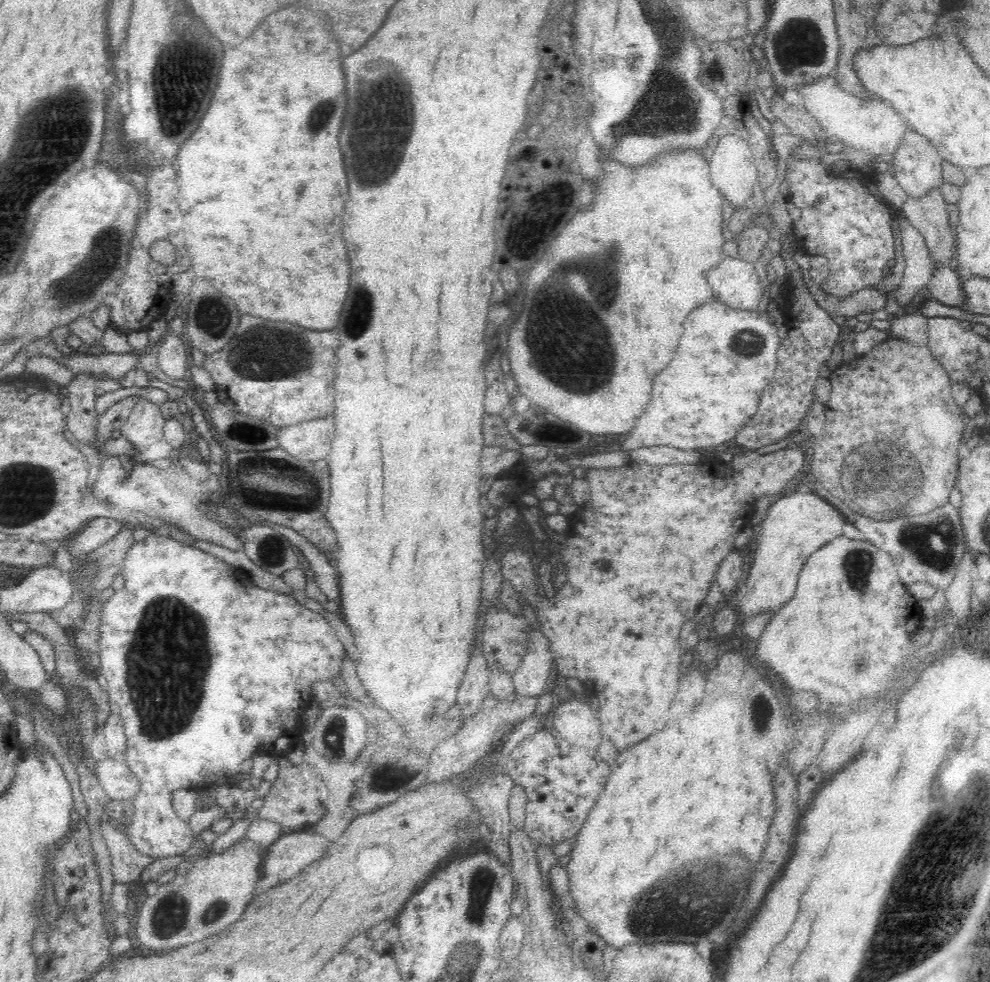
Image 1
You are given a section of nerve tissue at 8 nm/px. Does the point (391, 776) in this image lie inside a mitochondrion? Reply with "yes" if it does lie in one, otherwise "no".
yes

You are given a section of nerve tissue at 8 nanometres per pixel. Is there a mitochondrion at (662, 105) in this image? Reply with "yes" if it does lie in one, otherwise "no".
yes

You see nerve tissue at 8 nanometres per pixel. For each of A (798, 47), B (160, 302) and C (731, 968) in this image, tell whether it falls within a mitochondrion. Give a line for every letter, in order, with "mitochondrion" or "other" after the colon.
A: mitochondrion
B: other
C: other

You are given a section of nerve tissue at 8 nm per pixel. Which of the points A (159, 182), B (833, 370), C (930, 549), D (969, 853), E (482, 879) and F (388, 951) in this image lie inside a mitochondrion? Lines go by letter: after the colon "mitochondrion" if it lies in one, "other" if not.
A: other
B: other
C: mitochondrion
D: mitochondrion
E: mitochondrion
F: other

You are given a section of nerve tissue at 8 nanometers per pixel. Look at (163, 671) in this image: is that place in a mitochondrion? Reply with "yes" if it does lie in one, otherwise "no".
yes

